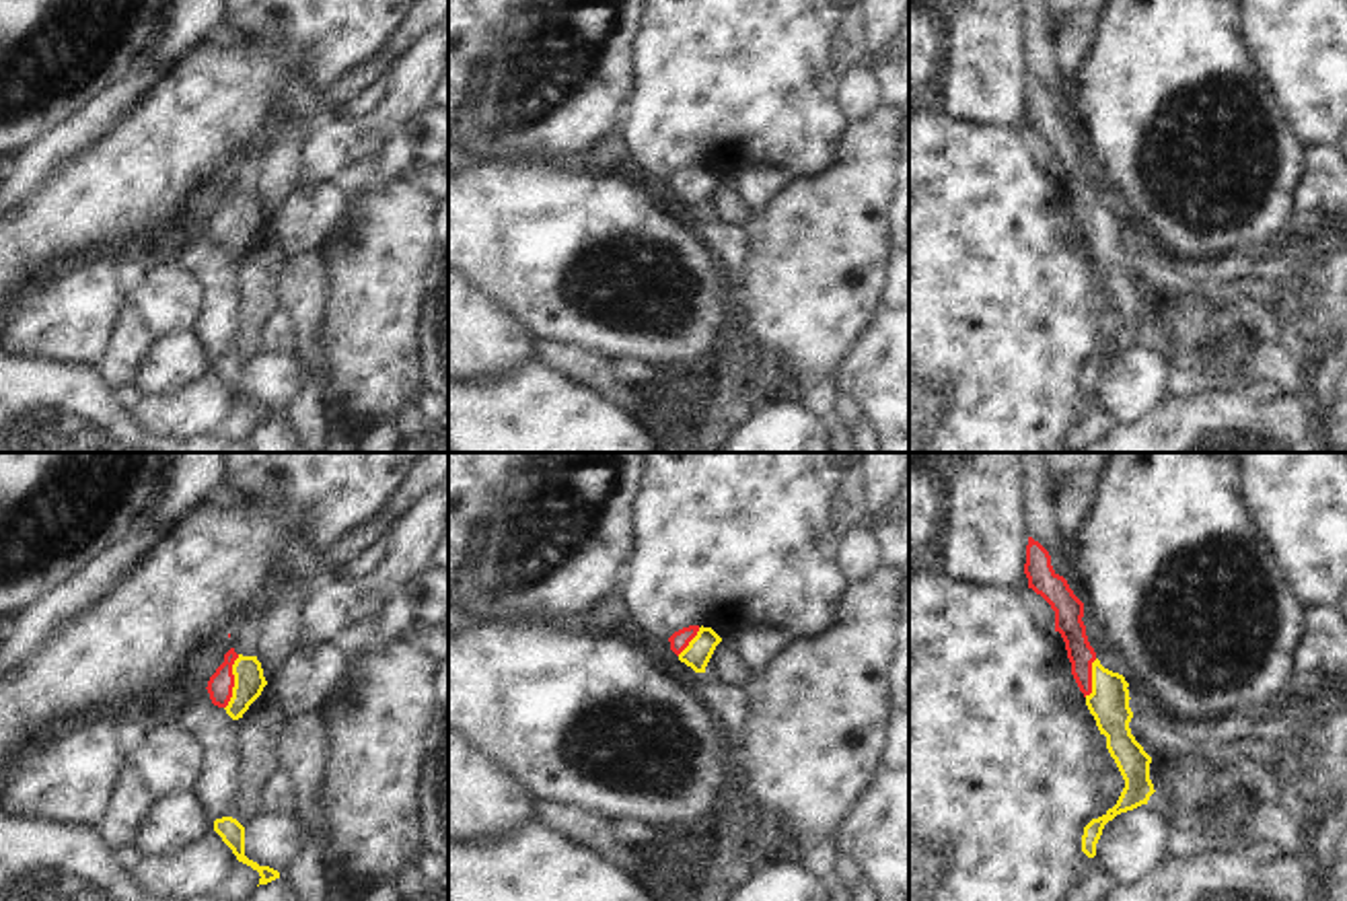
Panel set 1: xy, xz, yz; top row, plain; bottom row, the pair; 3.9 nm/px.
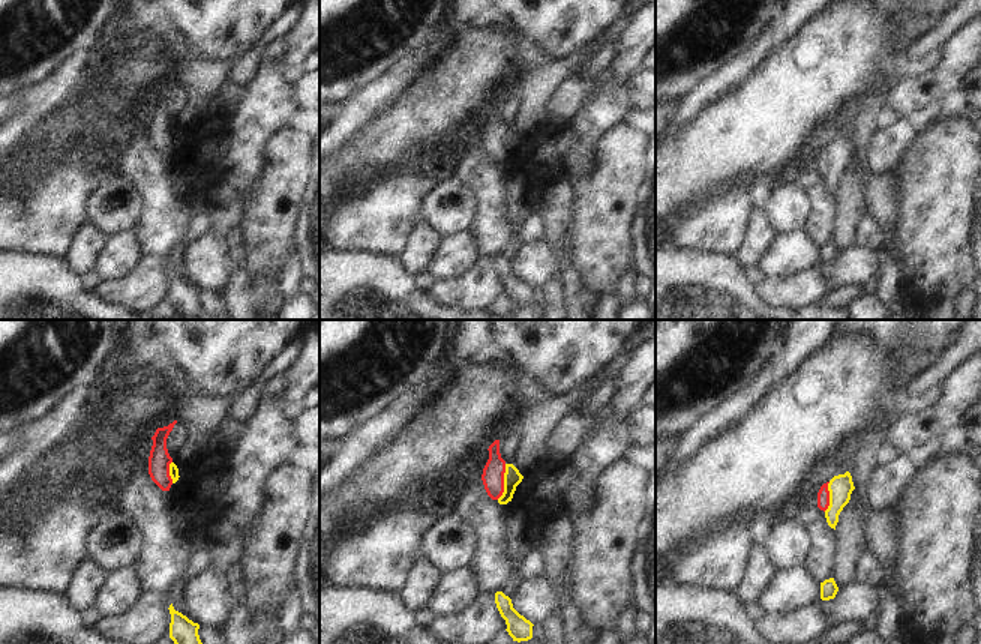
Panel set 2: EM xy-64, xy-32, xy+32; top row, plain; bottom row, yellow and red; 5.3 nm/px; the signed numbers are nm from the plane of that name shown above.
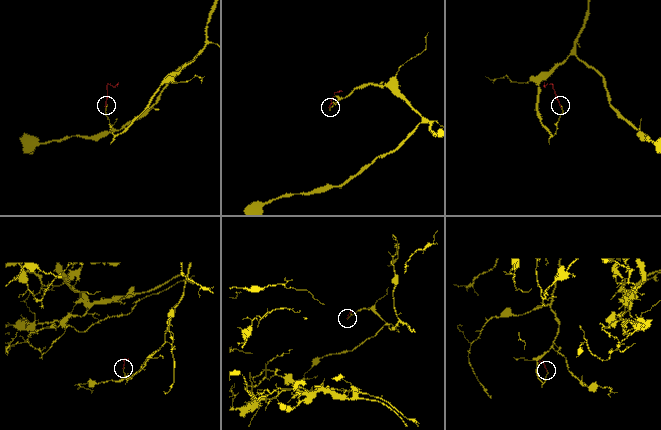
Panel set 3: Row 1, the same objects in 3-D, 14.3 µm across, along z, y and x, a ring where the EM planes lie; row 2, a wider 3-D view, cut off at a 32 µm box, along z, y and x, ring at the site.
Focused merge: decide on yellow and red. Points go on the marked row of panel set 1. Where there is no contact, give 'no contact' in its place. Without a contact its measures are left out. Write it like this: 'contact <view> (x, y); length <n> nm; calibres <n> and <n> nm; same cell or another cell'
contact xy (235, 681); length 220 nm; calibres 120 and 100 nm; same cell

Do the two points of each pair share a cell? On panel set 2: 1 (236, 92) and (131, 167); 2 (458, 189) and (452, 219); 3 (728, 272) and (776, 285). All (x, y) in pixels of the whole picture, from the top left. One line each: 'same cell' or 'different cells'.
1: different cells
2: same cell
3: different cells

